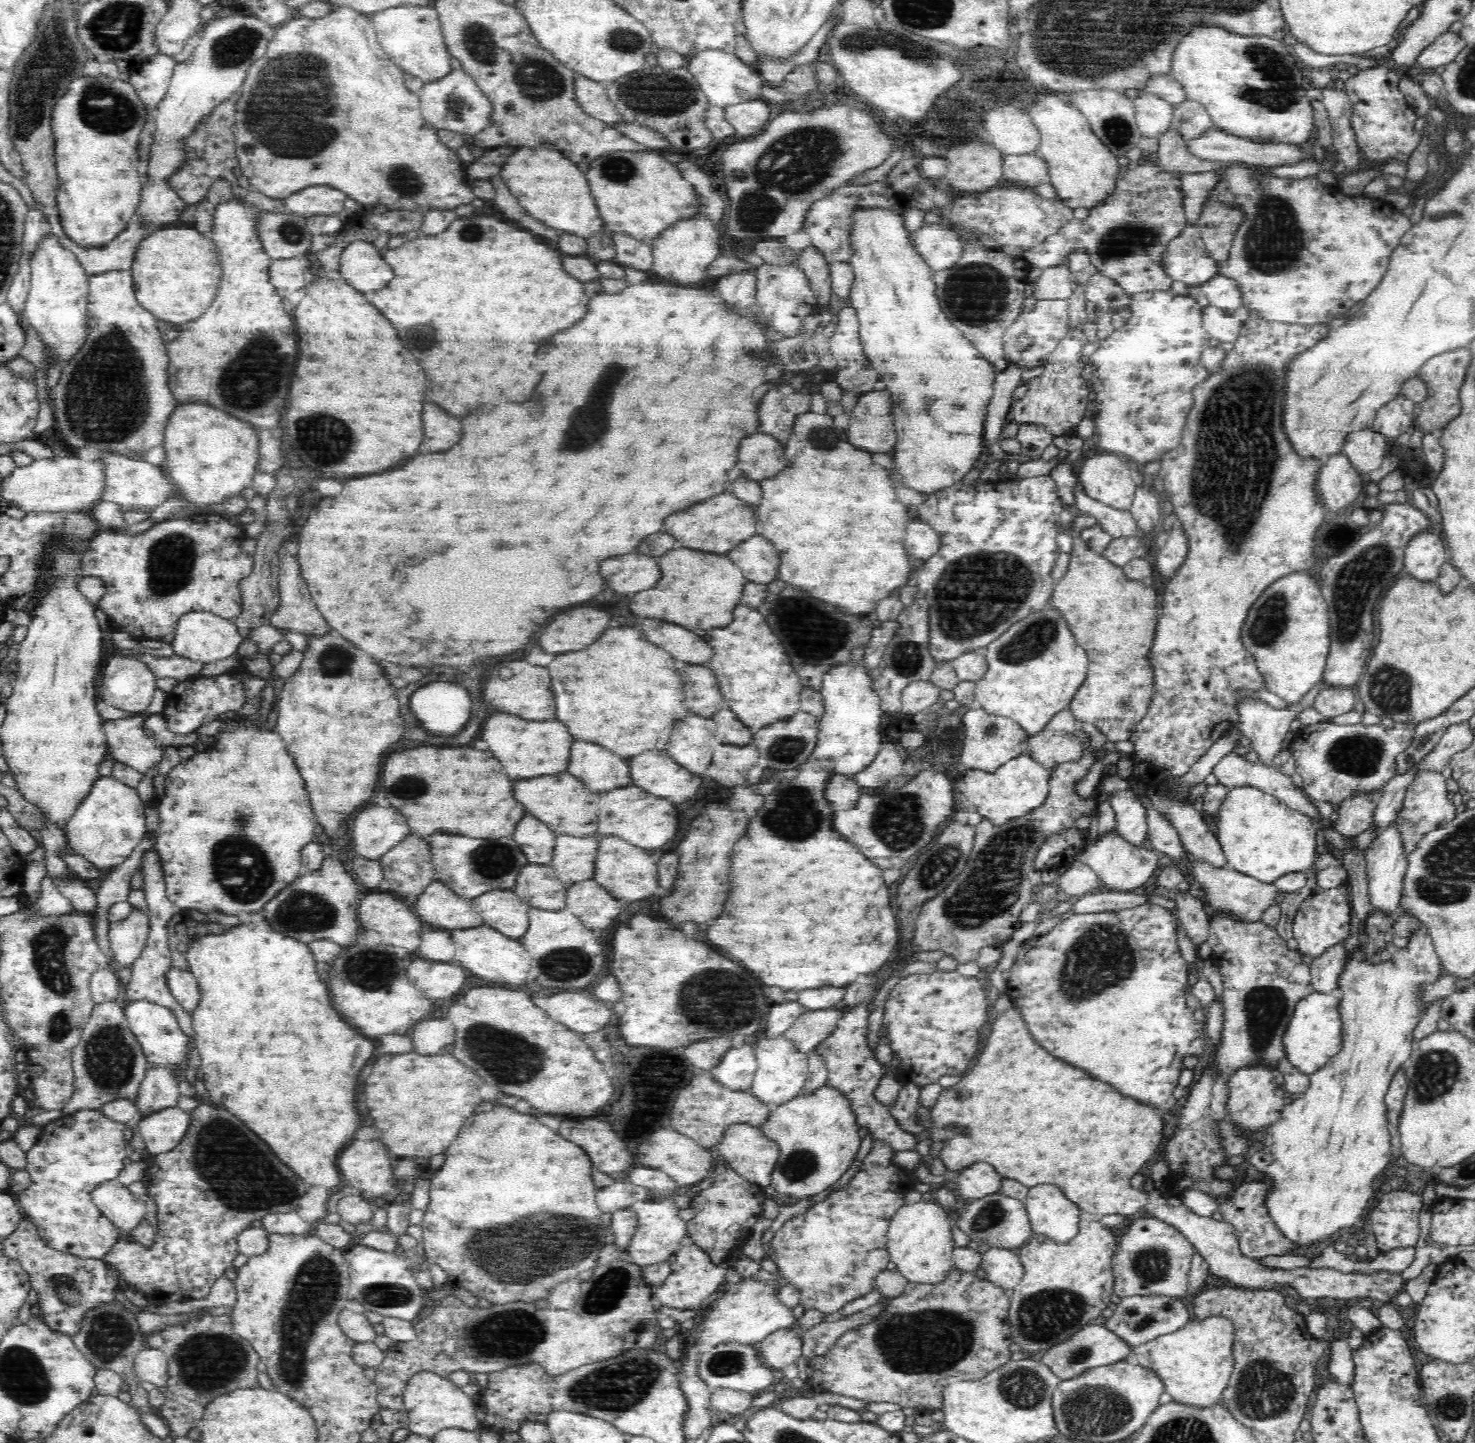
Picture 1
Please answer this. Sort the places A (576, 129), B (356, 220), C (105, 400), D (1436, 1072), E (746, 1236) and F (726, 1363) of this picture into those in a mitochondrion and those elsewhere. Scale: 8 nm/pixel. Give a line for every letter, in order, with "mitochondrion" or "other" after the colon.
A: other
B: other
C: mitochondrion
D: mitochondrion
E: other
F: mitochondrion

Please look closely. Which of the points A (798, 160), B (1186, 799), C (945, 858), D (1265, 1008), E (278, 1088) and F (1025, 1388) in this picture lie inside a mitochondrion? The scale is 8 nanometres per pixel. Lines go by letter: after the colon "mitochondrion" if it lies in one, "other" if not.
A: mitochondrion
B: other
C: mitochondrion
D: mitochondrion
E: other
F: mitochondrion

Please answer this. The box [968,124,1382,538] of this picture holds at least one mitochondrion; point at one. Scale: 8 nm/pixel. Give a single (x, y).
(1272, 243)

